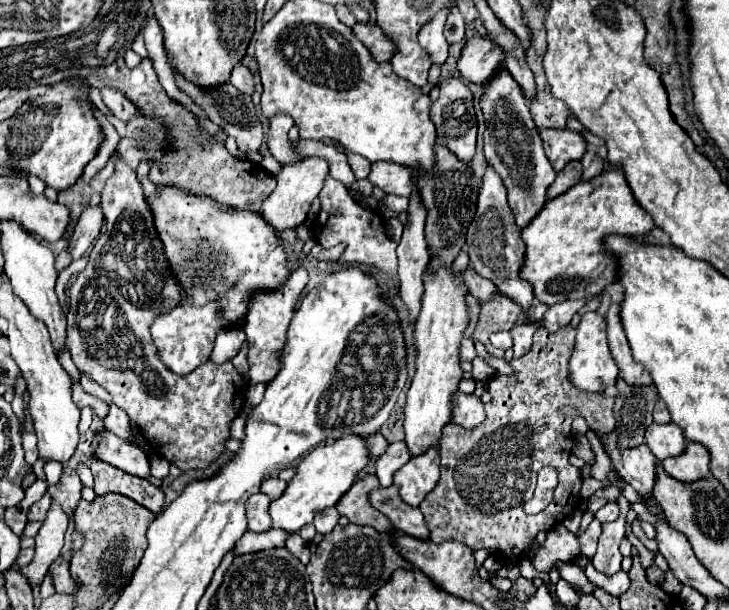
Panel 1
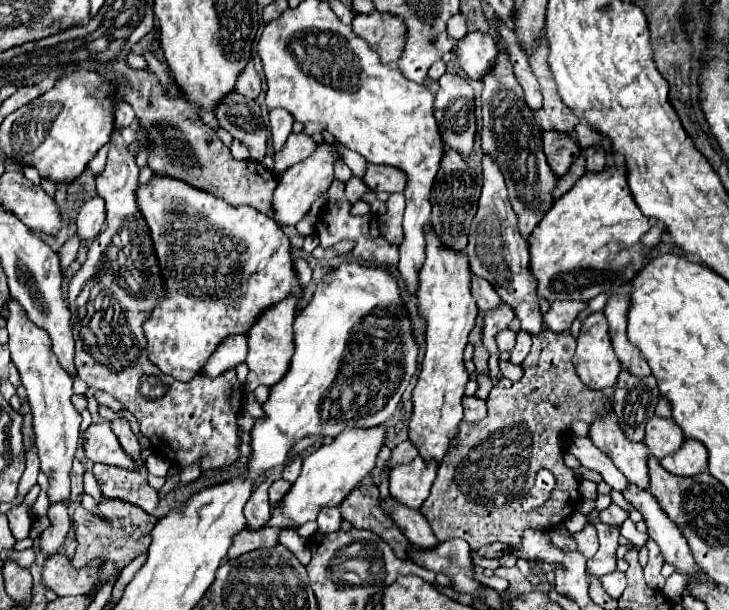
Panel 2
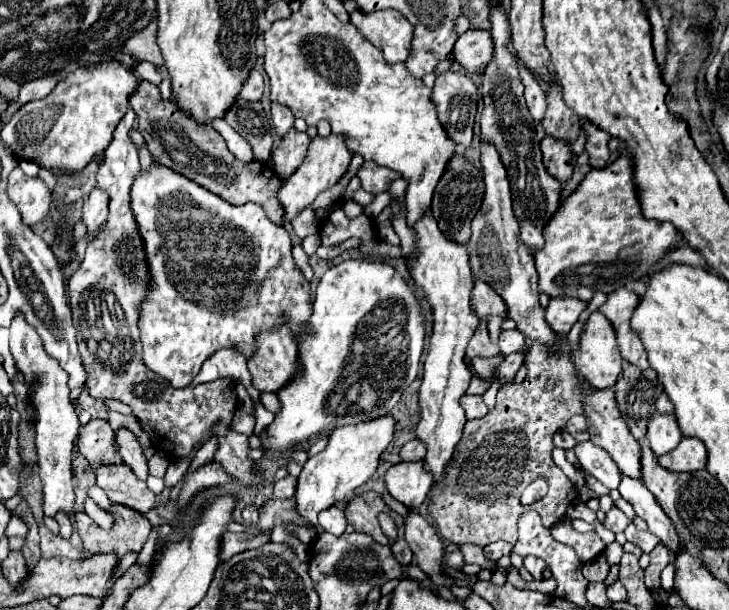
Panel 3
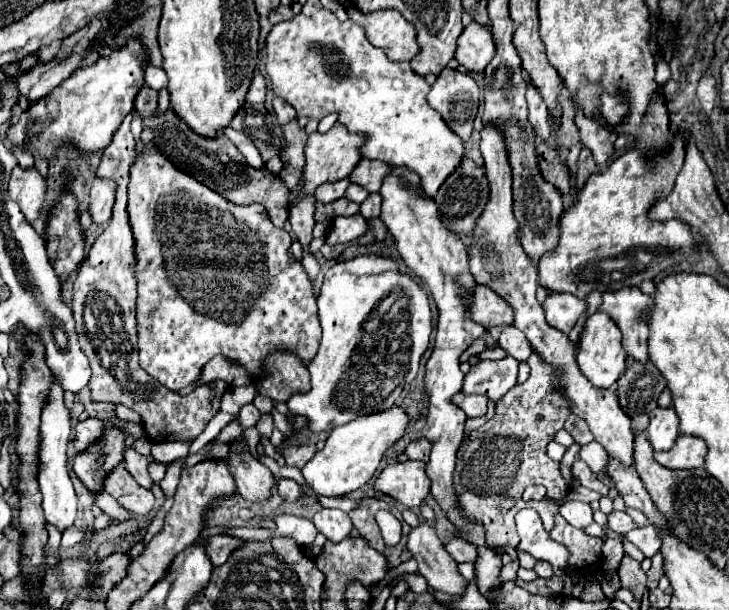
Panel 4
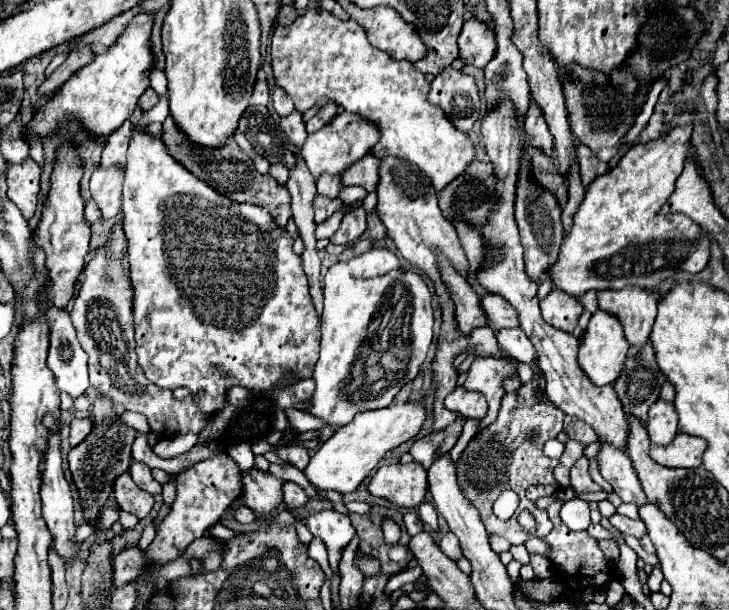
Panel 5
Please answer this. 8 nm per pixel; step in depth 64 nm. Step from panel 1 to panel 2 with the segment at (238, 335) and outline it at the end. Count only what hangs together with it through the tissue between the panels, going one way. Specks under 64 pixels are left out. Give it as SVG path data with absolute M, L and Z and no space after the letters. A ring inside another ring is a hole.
M244 334L242 336L230 336L228 340L224 338L220 342L220 346L212 352L212 356L204 364L202 372L206 376L218 376L218 372L234 368L244 360L246 360L246 338L244 338Z

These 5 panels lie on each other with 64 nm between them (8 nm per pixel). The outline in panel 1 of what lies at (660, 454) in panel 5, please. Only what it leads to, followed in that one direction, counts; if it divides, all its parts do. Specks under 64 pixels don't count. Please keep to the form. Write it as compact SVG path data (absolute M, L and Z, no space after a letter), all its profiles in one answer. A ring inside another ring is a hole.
M686 444L686 452L682 456L668 458L662 462L662 466L672 478L692 484L710 474L710 456L704 446Z

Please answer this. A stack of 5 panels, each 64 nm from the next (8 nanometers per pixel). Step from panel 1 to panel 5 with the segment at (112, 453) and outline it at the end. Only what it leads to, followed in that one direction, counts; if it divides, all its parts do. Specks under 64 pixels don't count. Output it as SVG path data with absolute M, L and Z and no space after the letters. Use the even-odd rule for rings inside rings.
M74 418L72 424L70 424L70 444L72 446L78 446L82 440L86 440L86 436L90 434L92 430L92 420L90 418Z

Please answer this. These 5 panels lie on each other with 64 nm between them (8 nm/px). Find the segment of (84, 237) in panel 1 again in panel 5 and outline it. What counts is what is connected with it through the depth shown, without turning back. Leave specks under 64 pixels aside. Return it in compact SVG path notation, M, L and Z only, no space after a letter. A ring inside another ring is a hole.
M96 168L96 172L92 174L90 192L92 192L92 200L98 204L102 212L102 220L108 220L120 214L122 180L124 176L120 176L116 168L108 168L108 170Z

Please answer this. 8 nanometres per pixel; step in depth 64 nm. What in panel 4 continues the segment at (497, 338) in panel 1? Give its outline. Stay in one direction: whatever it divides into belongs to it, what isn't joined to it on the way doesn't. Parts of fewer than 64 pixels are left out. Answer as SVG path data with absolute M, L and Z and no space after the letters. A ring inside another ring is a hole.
M506 326L506 328L502 330L502 334L500 334L500 338L498 338L498 344L500 344L500 348L502 348L506 354L514 356L514 358L520 360L520 362L528 360L530 352L532 352L532 346L528 344L524 332L520 332L520 330L514 328L514 326Z

